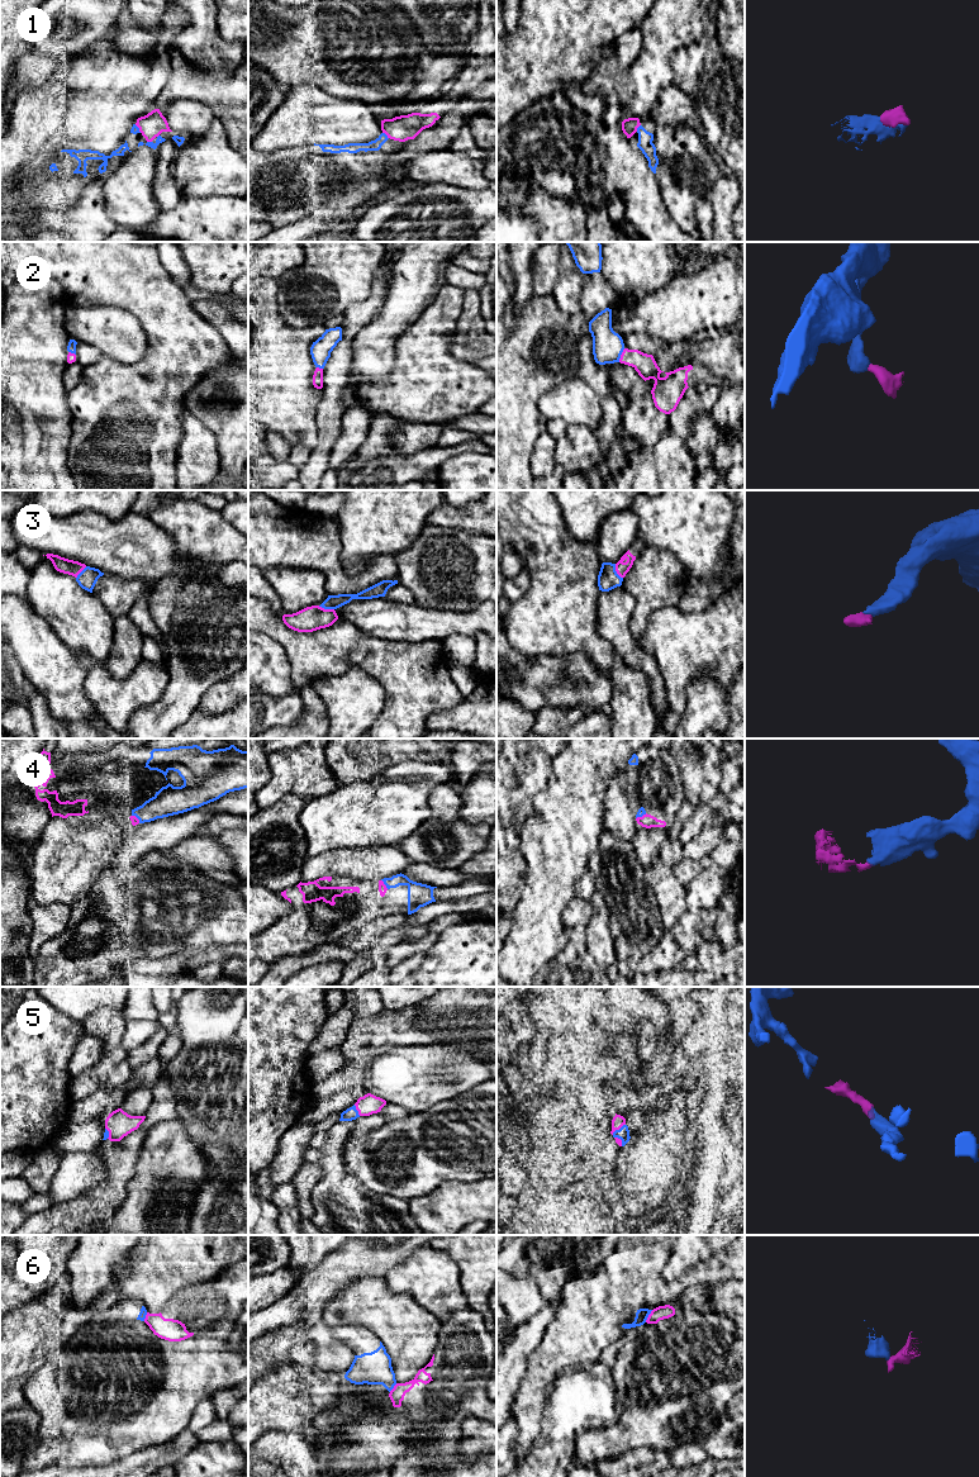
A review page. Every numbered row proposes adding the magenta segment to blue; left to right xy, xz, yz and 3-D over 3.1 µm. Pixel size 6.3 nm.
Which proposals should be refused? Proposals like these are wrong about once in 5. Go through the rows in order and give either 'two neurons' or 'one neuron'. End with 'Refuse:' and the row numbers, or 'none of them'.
1: one neuron
2: one neuron
3: one neuron
4: one neuron
5: one neuron
6: two neurons
Refuse: 6

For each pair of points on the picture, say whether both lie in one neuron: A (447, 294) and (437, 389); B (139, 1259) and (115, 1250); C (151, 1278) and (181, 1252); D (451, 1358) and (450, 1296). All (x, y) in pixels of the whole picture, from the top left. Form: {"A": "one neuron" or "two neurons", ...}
{"A": "one neuron", "B": "two neurons", "C": "one neuron", "D": "two neurons"}

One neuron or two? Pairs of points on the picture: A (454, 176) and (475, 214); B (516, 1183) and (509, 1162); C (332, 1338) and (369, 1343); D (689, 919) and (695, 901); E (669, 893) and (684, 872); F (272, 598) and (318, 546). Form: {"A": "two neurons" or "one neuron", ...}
{"A": "two neurons", "B": "one neuron", "C": "one neuron", "D": "two neurons", "E": "two neurons", "F": "two neurons"}

